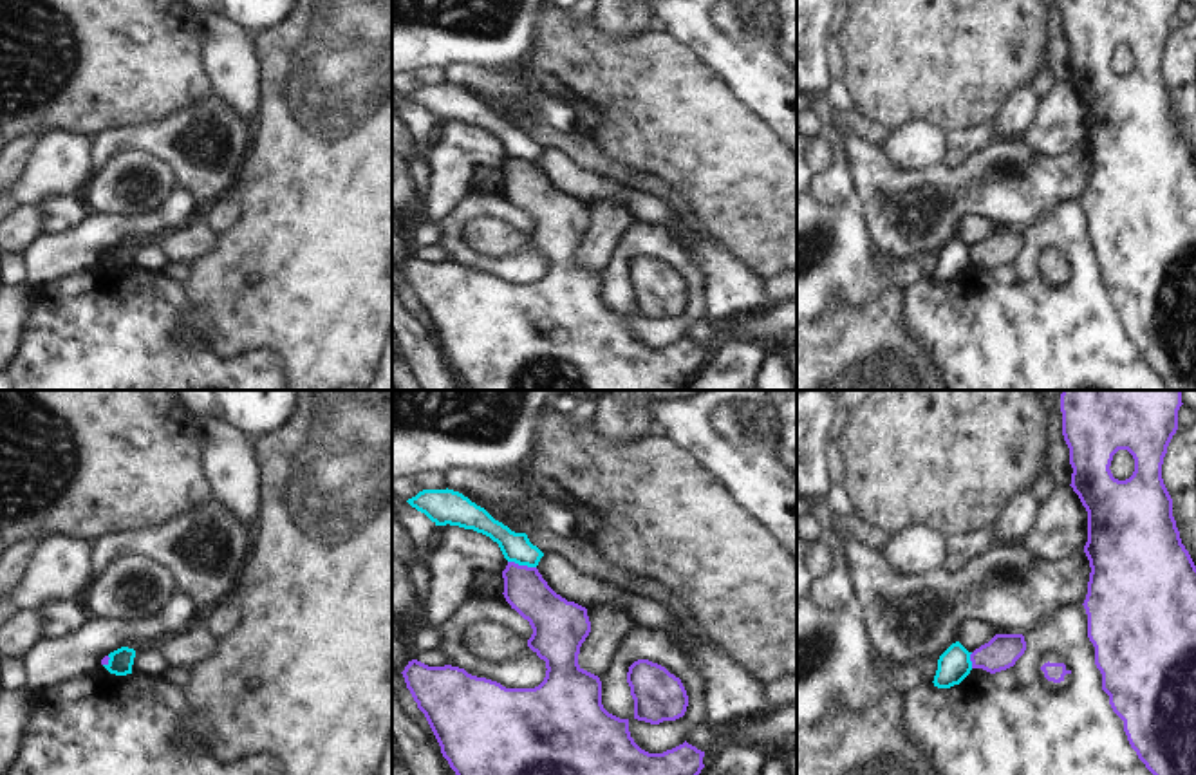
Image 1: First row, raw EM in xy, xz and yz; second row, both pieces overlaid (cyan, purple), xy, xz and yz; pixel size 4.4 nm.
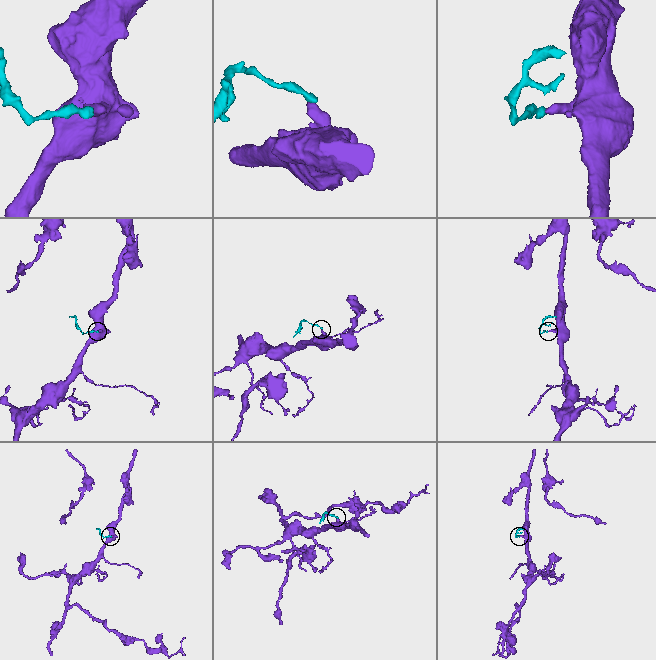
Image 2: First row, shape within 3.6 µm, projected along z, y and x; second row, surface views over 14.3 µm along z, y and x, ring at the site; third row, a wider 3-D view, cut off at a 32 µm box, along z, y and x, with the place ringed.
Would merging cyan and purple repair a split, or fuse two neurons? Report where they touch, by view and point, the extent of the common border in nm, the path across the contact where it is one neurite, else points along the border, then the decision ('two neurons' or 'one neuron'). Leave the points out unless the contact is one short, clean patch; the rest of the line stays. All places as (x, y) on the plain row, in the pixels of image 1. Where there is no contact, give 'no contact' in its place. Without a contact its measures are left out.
contact xz (523, 159); length 130 nm; border xz (508, 156), (535, 163); two neurons

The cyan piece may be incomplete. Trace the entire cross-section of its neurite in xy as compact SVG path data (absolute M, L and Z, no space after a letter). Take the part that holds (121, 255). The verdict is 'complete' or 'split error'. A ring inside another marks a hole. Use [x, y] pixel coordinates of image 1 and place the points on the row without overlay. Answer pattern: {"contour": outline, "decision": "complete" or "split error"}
{"contour": "M121 242L108 249L108 258L103 260L110 269L126 271L132 269L132 260L135 253L135 246L128 242Z", "decision": "complete"}

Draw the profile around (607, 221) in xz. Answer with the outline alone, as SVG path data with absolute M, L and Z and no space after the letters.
M591 201L587 211L591 228L580 242L578 260L600 273L609 264L618 238L634 219L625 208L611 201Z

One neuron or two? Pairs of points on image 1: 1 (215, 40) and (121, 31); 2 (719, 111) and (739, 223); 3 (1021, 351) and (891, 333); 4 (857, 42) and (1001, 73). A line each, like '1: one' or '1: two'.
1: two
2: one
3: two
4: one

